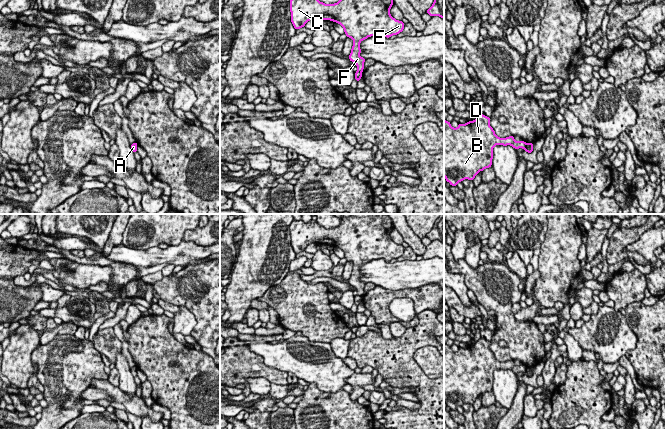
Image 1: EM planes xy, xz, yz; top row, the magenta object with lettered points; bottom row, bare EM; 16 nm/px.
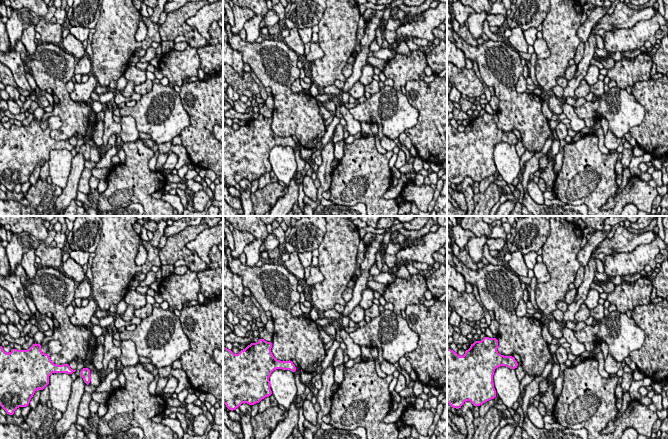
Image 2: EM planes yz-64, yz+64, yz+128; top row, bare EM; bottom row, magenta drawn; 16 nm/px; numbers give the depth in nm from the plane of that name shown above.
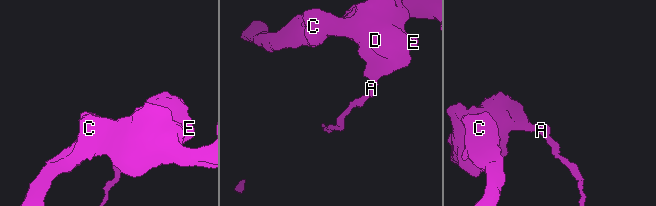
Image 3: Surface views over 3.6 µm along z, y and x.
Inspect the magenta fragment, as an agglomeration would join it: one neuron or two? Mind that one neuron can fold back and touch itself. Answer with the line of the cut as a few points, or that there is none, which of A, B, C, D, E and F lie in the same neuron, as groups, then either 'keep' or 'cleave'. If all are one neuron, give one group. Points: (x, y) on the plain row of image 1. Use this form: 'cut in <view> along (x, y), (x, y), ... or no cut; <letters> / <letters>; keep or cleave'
cut in yz along (526, 367), (523, 372); A / B C D E F; cleave

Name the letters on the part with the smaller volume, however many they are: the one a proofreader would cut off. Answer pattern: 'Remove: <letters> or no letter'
Remove: A

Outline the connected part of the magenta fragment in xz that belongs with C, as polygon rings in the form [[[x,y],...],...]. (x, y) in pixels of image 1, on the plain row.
[[[352,214],[349,217],[341,218],[337,227],[329,229],[320,226],[315,220],[307,223],[302,220],[293,220],[289,228],[291,246],[296,254],[304,251],[311,243],[330,244],[340,248],[344,252],[346,260],[353,263],[349,284],[356,288],[359,296],[364,294],[366,285],[360,280],[360,266],[374,259],[384,259],[386,262],[390,262],[392,259],[402,256],[405,249],[391,240],[393,222],[387,214]]]

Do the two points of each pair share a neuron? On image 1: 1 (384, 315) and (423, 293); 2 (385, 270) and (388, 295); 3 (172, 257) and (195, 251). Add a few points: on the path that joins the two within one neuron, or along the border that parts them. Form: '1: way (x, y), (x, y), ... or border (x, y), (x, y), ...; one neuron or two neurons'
1: way (385, 302), (394, 293), (410, 293); one neuron
2: border (376, 285), (388, 289), (411, 289); two neurons
3: way (178, 251), (189, 251); one neuron

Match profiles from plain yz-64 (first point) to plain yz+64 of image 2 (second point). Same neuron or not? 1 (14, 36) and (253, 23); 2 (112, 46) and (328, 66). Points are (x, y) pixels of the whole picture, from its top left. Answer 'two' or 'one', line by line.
1: two
2: one

